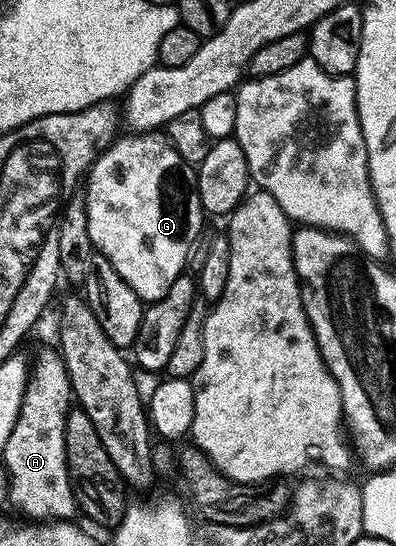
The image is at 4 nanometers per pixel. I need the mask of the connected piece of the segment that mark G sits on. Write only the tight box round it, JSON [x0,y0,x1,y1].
[85,130,204,305]

